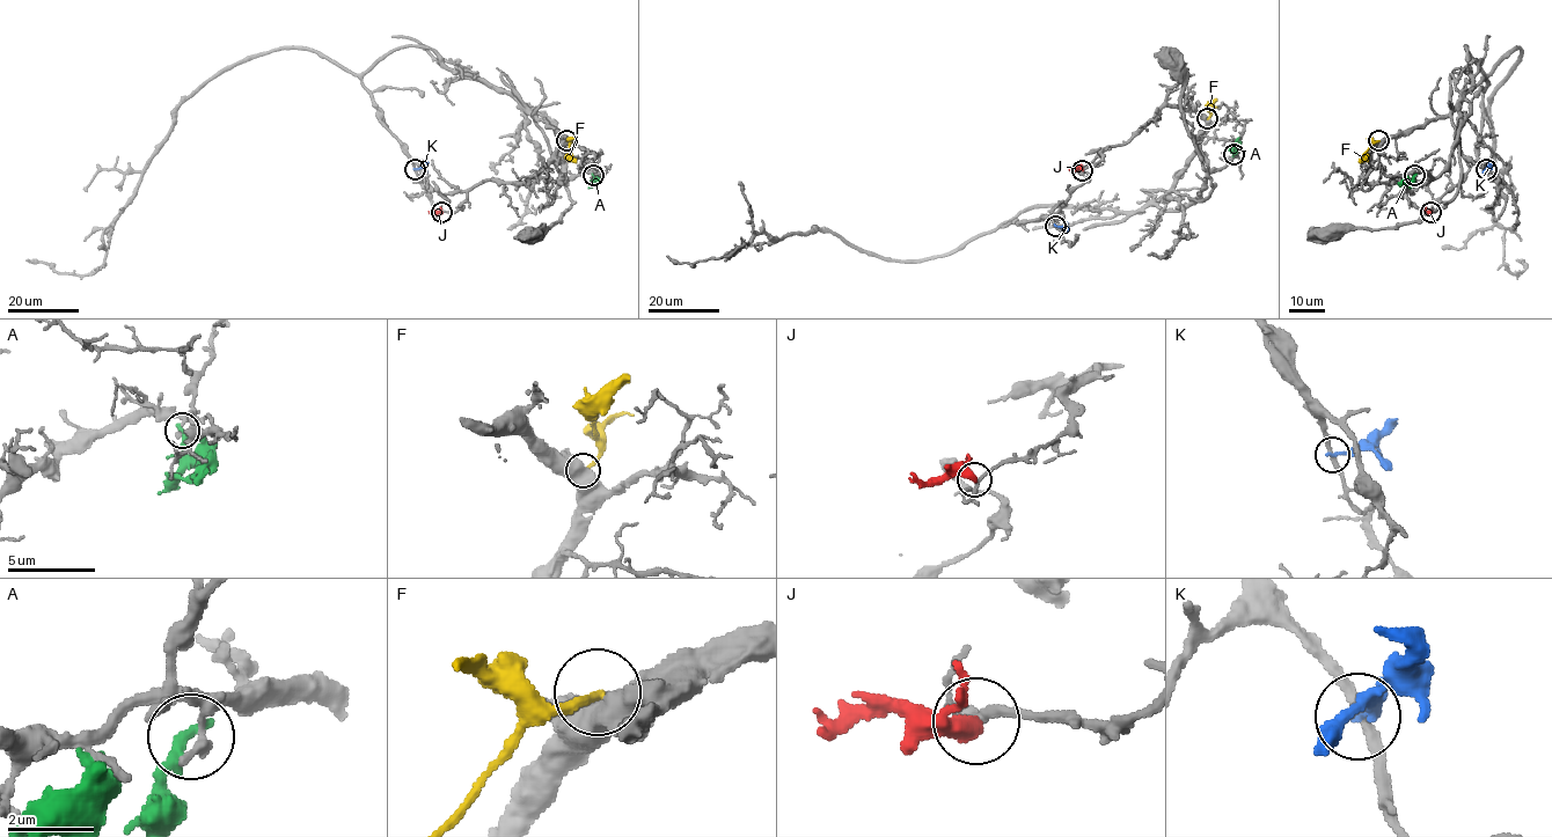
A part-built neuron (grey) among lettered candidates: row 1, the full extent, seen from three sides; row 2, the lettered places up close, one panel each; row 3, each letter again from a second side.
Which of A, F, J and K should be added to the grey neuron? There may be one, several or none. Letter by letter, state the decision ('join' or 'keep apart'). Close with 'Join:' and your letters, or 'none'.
A: keep apart
F: keep apart
J: keep apart
K: keep apart
Join: none

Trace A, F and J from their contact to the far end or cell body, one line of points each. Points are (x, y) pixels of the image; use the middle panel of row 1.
A: (1234, 155), (1232, 151), (1239, 138)
F: (1207, 118), (1212, 103), (1216, 100)
J: (1083, 170), (1069, 168)

